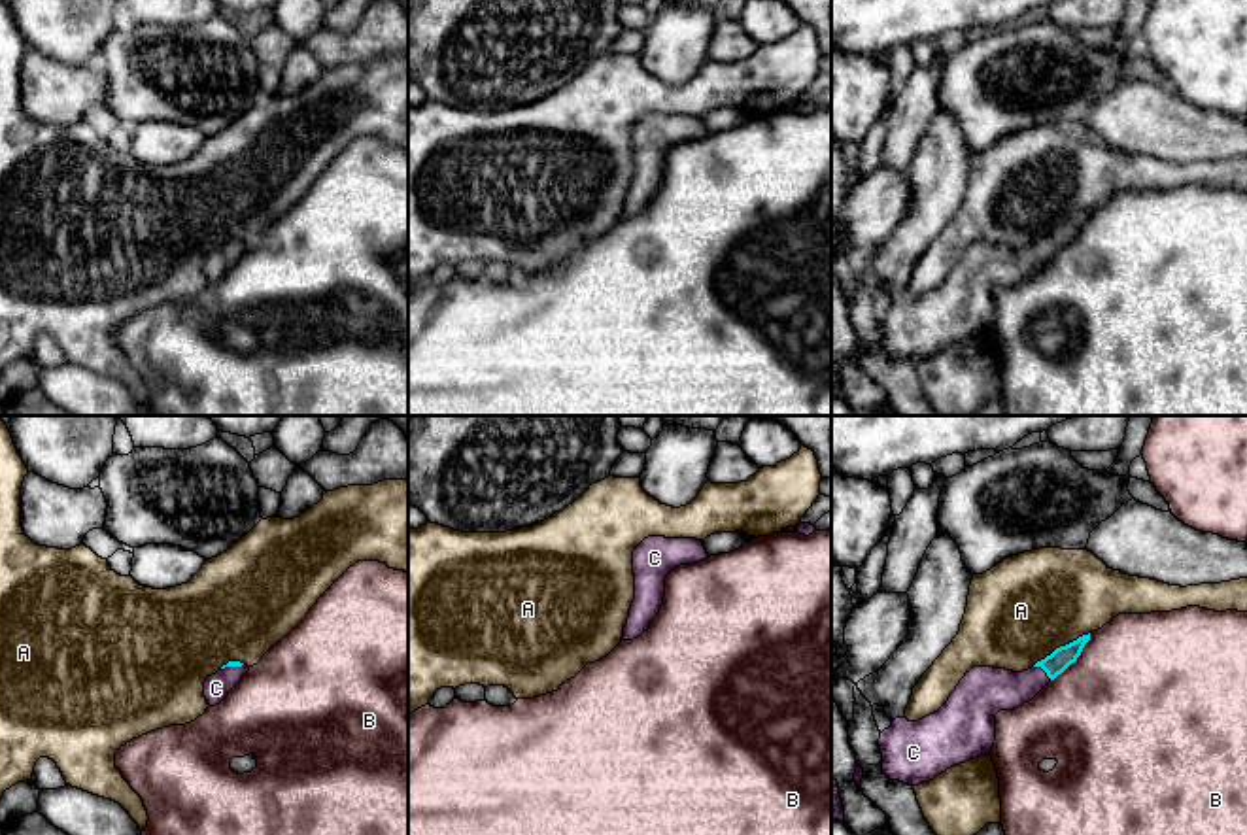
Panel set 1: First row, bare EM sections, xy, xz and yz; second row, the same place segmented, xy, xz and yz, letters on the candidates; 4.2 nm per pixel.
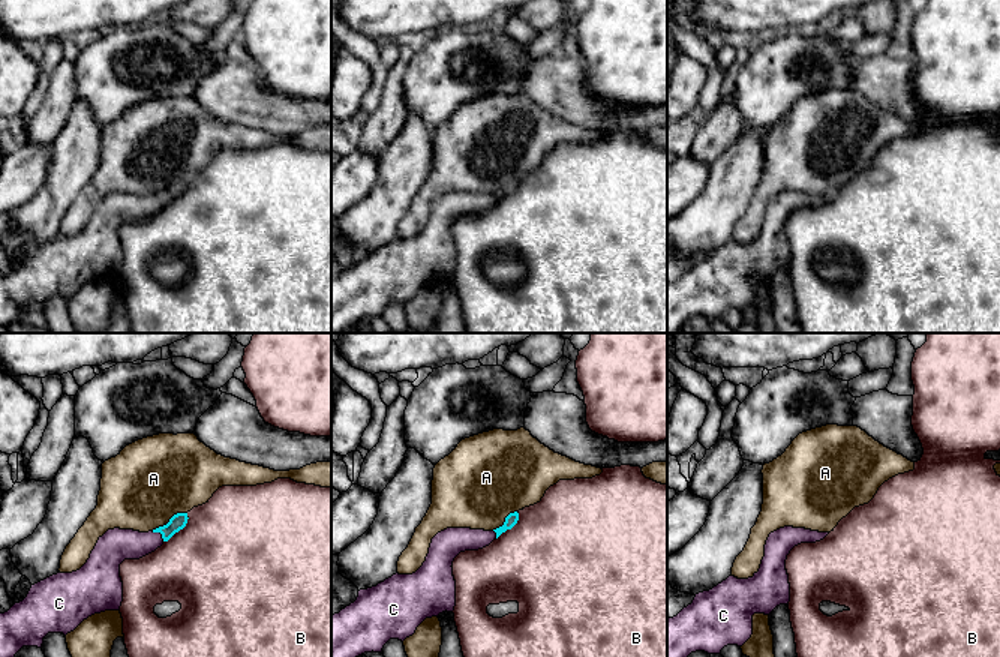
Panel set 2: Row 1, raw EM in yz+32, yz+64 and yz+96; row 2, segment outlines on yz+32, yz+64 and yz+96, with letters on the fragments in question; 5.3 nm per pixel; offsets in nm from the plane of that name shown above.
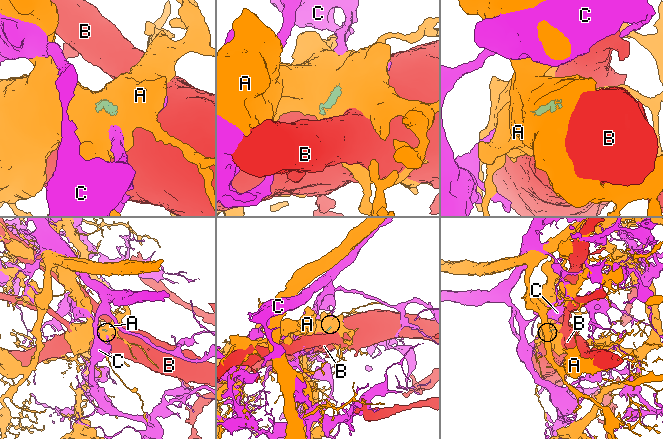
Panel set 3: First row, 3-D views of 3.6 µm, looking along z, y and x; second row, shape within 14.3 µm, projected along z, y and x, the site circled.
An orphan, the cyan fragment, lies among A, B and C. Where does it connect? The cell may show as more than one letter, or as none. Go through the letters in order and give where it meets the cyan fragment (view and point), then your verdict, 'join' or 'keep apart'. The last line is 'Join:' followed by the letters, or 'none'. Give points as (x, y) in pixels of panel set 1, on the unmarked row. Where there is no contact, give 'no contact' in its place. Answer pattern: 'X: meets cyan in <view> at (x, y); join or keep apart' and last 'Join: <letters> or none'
A: meets cyan in yz at (1060, 223); keep apart
B: meets cyan in yz at (1076, 237); keep apart
C: meets cyan in yz at (1043, 246); join
Join: C

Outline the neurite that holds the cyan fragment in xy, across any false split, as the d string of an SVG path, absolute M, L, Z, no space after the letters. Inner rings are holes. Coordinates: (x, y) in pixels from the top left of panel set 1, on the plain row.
M229 238L215 251L208 253L204 259L204 274L208 281L219 281L248 247L248 242L240 238Z

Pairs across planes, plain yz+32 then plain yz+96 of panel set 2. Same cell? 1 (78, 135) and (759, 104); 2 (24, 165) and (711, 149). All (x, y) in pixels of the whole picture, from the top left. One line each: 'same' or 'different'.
1: different
2: different

